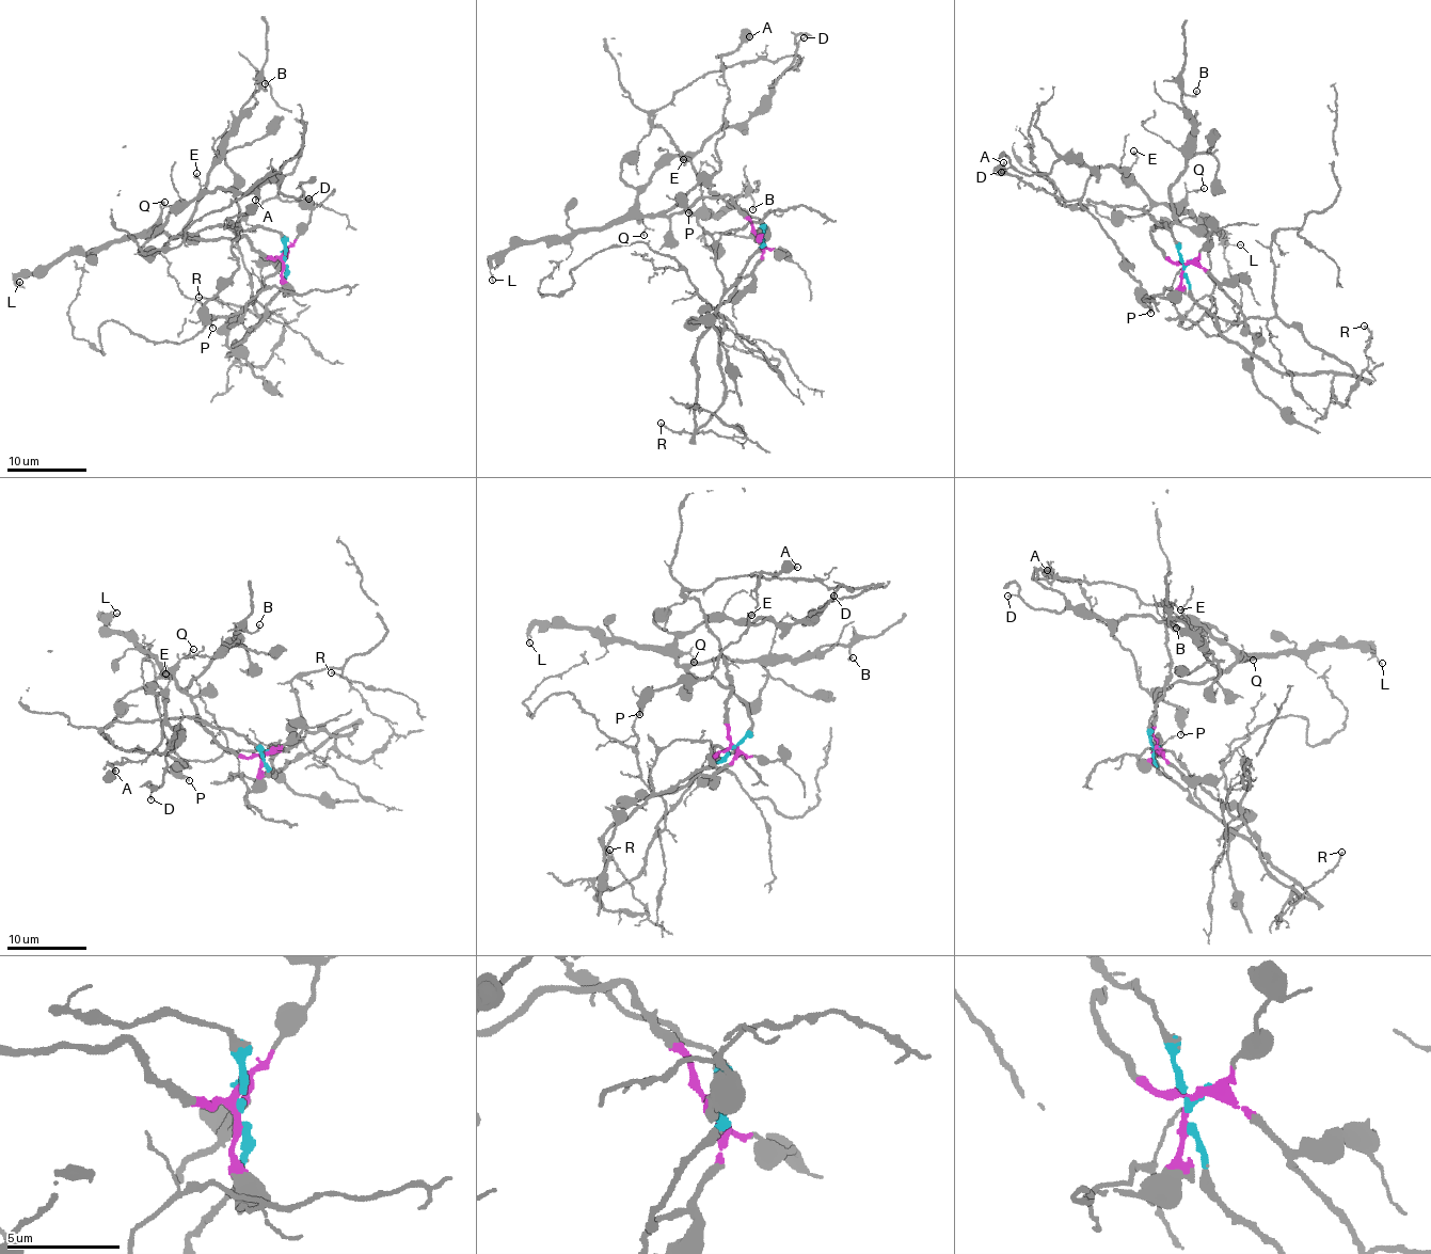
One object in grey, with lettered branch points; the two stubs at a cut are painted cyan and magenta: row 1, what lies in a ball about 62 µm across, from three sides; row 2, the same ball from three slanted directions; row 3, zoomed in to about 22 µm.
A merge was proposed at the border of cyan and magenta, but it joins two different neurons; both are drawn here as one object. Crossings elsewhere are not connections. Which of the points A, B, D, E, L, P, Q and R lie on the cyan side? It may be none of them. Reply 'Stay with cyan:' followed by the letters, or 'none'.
Stay with cyan: R

